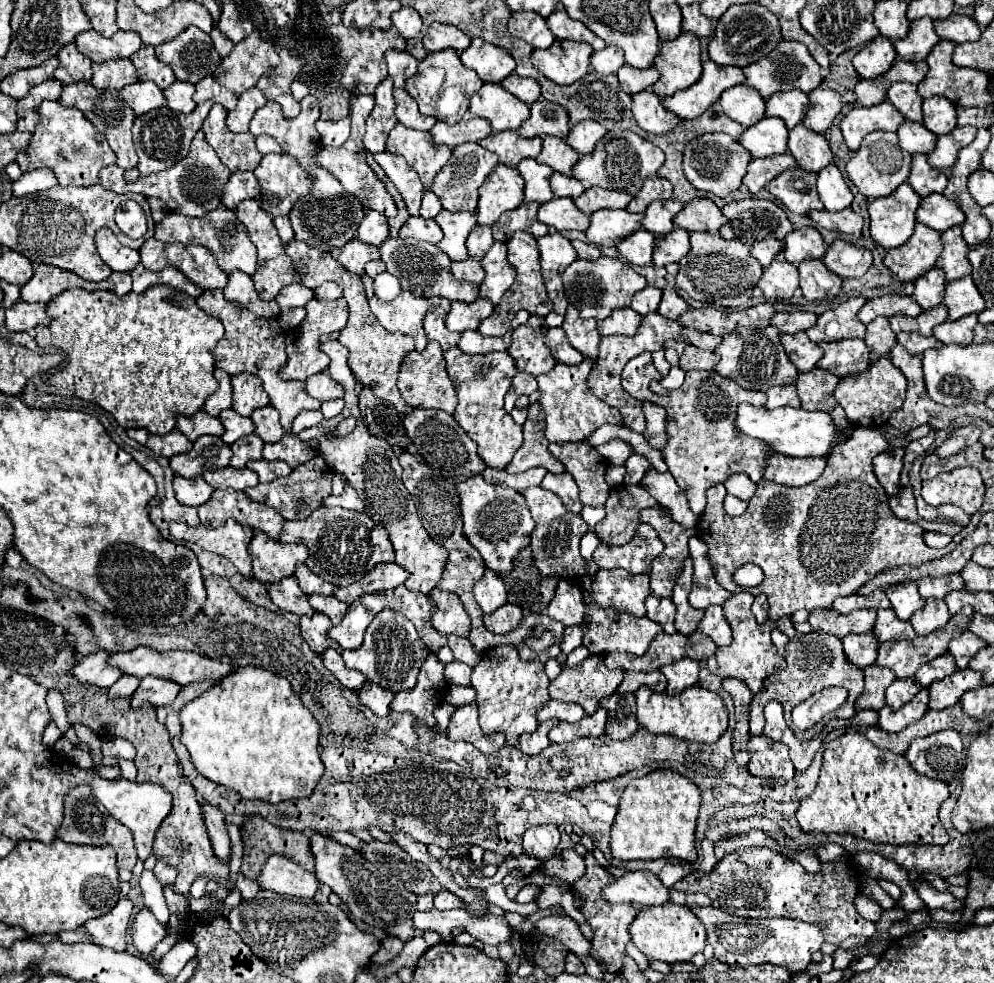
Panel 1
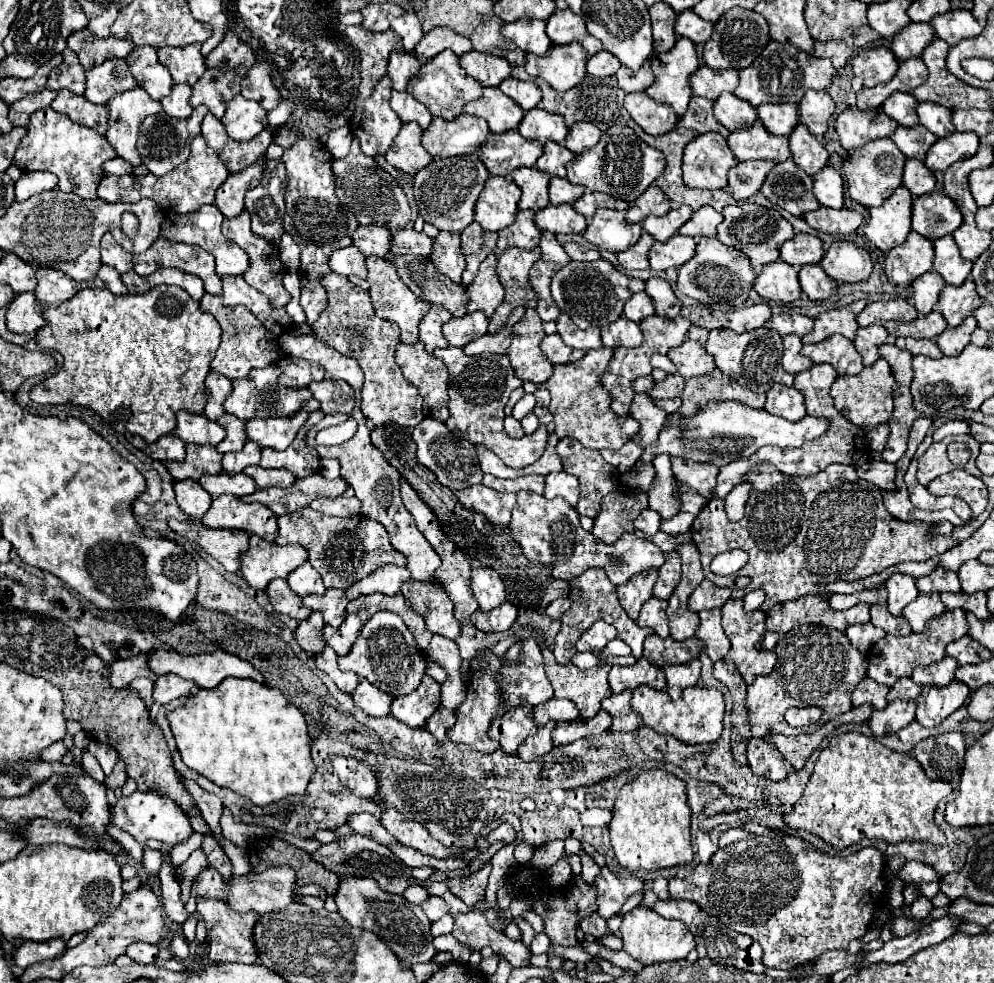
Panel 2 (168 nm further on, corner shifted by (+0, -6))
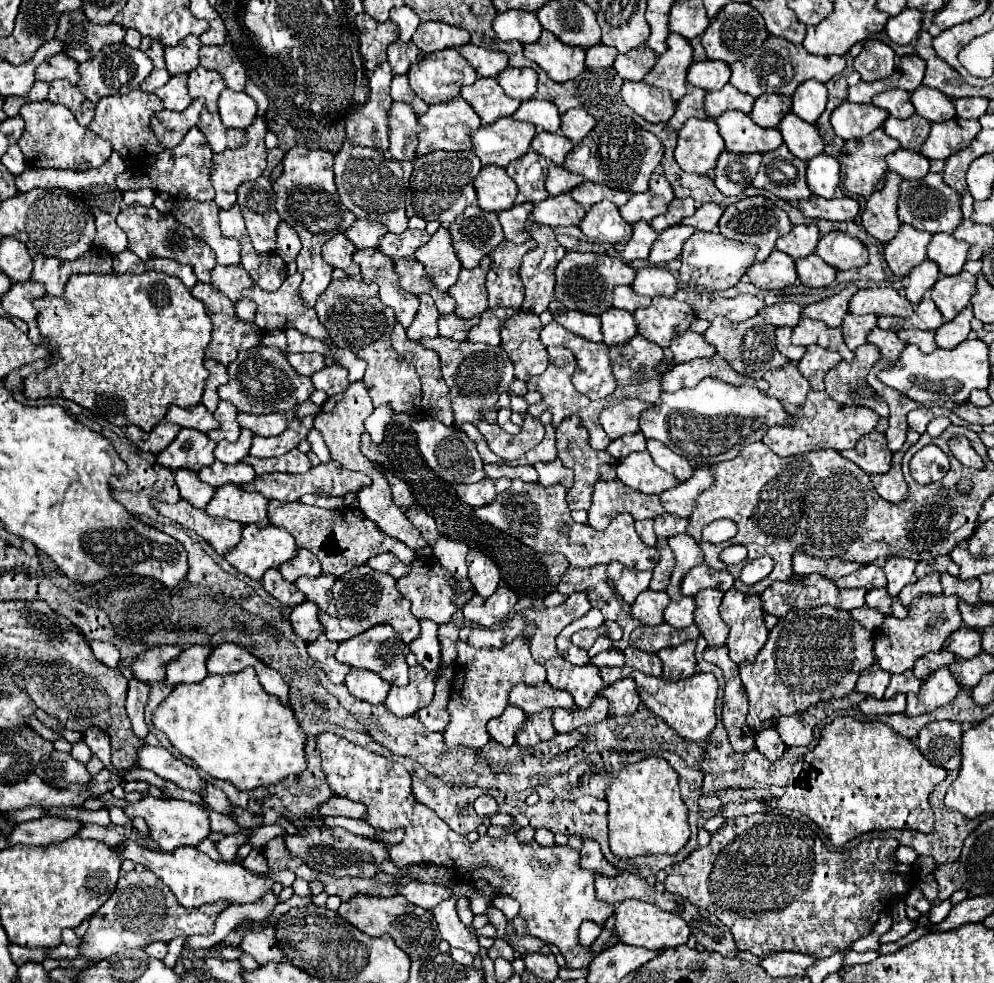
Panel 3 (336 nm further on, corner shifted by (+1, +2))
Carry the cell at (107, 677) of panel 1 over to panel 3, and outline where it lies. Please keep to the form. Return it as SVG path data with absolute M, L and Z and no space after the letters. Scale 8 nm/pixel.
M156 646L150 648L148 652L140 654L130 670L134 672L134 678L142 682L162 682L166 678L166 664L176 658L182 650L178 646Z

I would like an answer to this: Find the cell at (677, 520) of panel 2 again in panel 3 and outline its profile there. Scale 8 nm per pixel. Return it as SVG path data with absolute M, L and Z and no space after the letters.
M620 480L598 482L588 510L588 524L596 530L604 530L610 526L610 520L622 512L632 514L634 520L644 520L656 518L666 510L658 496L634 490Z

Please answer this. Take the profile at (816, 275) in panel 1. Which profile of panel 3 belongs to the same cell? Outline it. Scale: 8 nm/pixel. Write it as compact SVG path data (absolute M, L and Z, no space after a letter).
M810 254L806 258L798 258L796 272L798 272L800 282L808 288L830 286L836 276L836 270L832 266L828 266L826 262L822 262L820 256L816 256L816 254Z

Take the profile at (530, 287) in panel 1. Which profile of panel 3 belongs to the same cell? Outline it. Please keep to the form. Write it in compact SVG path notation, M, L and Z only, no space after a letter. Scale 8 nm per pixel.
M530 238L524 244L504 240L490 252L492 268L486 278L488 304L490 306L514 306L520 308L524 300L524 288L520 280L520 262L528 250L534 250L536 242Z

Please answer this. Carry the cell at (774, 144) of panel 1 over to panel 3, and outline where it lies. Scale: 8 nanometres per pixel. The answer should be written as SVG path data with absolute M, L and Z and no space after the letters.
M738 110L726 112L716 118L720 136L726 142L726 150L734 154L742 152L772 152L784 144L778 128L762 128L754 120Z

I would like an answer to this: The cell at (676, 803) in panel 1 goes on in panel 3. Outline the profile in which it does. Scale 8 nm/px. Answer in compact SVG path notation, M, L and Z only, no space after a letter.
M650 756L618 772L606 788L610 850L618 858L676 854L690 838L688 808L680 800L678 774L662 756Z

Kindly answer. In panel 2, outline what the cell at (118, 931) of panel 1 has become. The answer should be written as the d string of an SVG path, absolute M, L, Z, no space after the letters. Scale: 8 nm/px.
M135 942L127 948L127 956L137 962L143 962L143 964L153 964L157 958L157 952L159 952L157 946L145 944L145 942Z

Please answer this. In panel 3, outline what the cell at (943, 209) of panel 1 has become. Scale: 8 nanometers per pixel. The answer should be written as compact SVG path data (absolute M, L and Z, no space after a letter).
M928 172L922 180L902 180L898 218L900 218L900 222L914 226L916 230L924 230L924 232L932 232L932 234L936 234L936 232L952 234L954 228L962 222L960 194L944 184L942 174L934 174L934 172Z

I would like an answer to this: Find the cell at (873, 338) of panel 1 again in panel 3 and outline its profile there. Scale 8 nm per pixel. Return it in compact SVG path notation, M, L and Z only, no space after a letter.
M846 314L844 324L842 324L842 332L844 332L844 342L846 346L854 352L858 346L866 344L866 336L870 330L876 328L876 316L874 314L864 314L864 316L856 316L856 314Z

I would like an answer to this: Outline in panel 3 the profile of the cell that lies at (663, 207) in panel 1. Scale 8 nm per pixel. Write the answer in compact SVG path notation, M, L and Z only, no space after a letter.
M674 198L674 200L670 202L668 212L662 214L662 216L658 216L658 218L654 218L650 224L652 224L652 228L660 234L662 230L666 230L666 228L670 228L670 226L680 224L682 218L692 216L694 210L696 210L696 202L694 202L694 200L690 200L690 198Z

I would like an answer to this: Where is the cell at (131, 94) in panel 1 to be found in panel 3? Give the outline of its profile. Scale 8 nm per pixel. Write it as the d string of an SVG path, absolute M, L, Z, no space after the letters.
M130 90L124 96L104 96L96 104L96 116L90 122L90 130L96 132L100 138L112 142L112 148L120 152L124 158L136 158L142 154L158 154L164 148L156 142L154 134L150 132L150 116L160 112L162 100L156 94L146 94L142 90Z

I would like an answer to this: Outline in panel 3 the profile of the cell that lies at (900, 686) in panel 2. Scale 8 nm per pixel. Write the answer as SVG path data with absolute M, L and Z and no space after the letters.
M906 670L902 674L894 674L892 680L890 680L890 686L886 688L886 698L892 698L894 694L902 692L902 694L908 694L908 692L918 692L920 690L920 680L912 674L912 670Z

